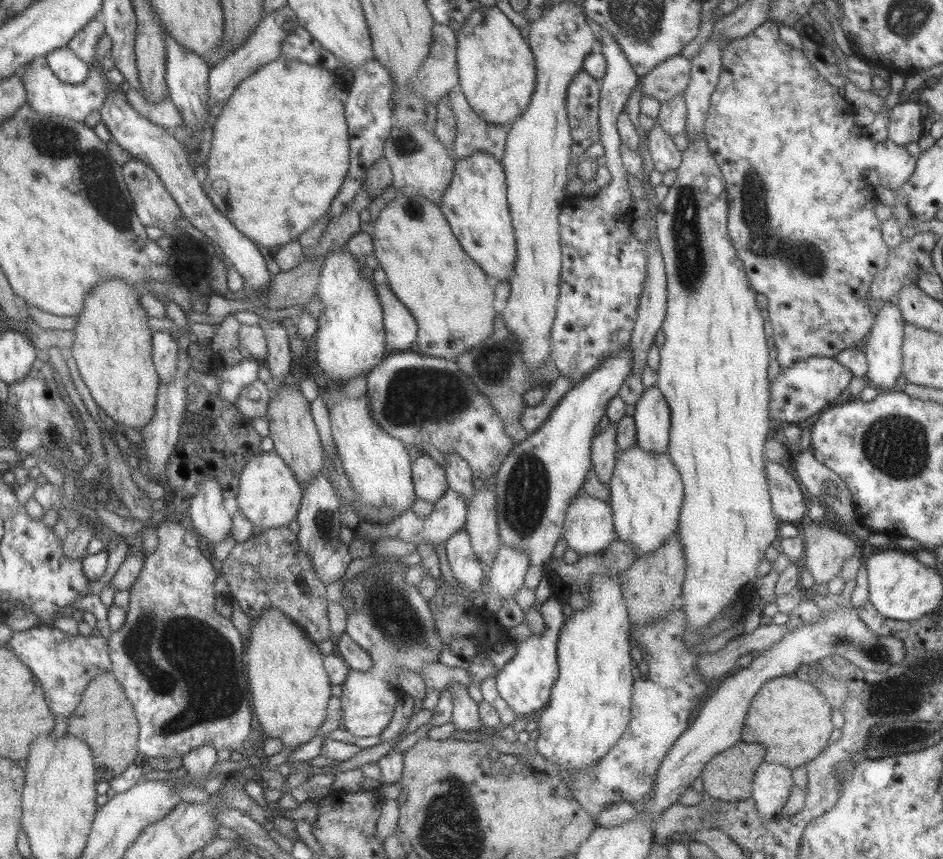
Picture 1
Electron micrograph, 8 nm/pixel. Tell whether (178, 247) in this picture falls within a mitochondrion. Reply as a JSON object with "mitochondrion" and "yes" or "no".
{"mitochondrion":"no"}

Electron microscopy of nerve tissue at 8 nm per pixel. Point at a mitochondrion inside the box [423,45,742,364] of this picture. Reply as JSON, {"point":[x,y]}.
{"point":[689,254]}

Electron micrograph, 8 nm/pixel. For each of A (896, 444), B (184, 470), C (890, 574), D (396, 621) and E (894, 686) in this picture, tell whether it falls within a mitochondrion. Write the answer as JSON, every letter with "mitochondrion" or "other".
{"A":"mitochondrion","B":"other","C":"other","D":"mitochondrion","E":"mitochondrion"}

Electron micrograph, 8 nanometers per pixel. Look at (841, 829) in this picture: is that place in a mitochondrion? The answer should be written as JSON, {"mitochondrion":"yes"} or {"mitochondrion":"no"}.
{"mitochondrion":"no"}

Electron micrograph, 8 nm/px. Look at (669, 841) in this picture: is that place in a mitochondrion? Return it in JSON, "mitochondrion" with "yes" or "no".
{"mitochondrion":"no"}

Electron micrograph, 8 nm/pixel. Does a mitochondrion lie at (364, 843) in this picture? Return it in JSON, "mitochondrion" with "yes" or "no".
{"mitochondrion":"no"}

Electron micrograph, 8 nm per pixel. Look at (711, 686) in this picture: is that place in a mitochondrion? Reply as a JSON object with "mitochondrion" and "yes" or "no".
{"mitochondrion":"no"}

